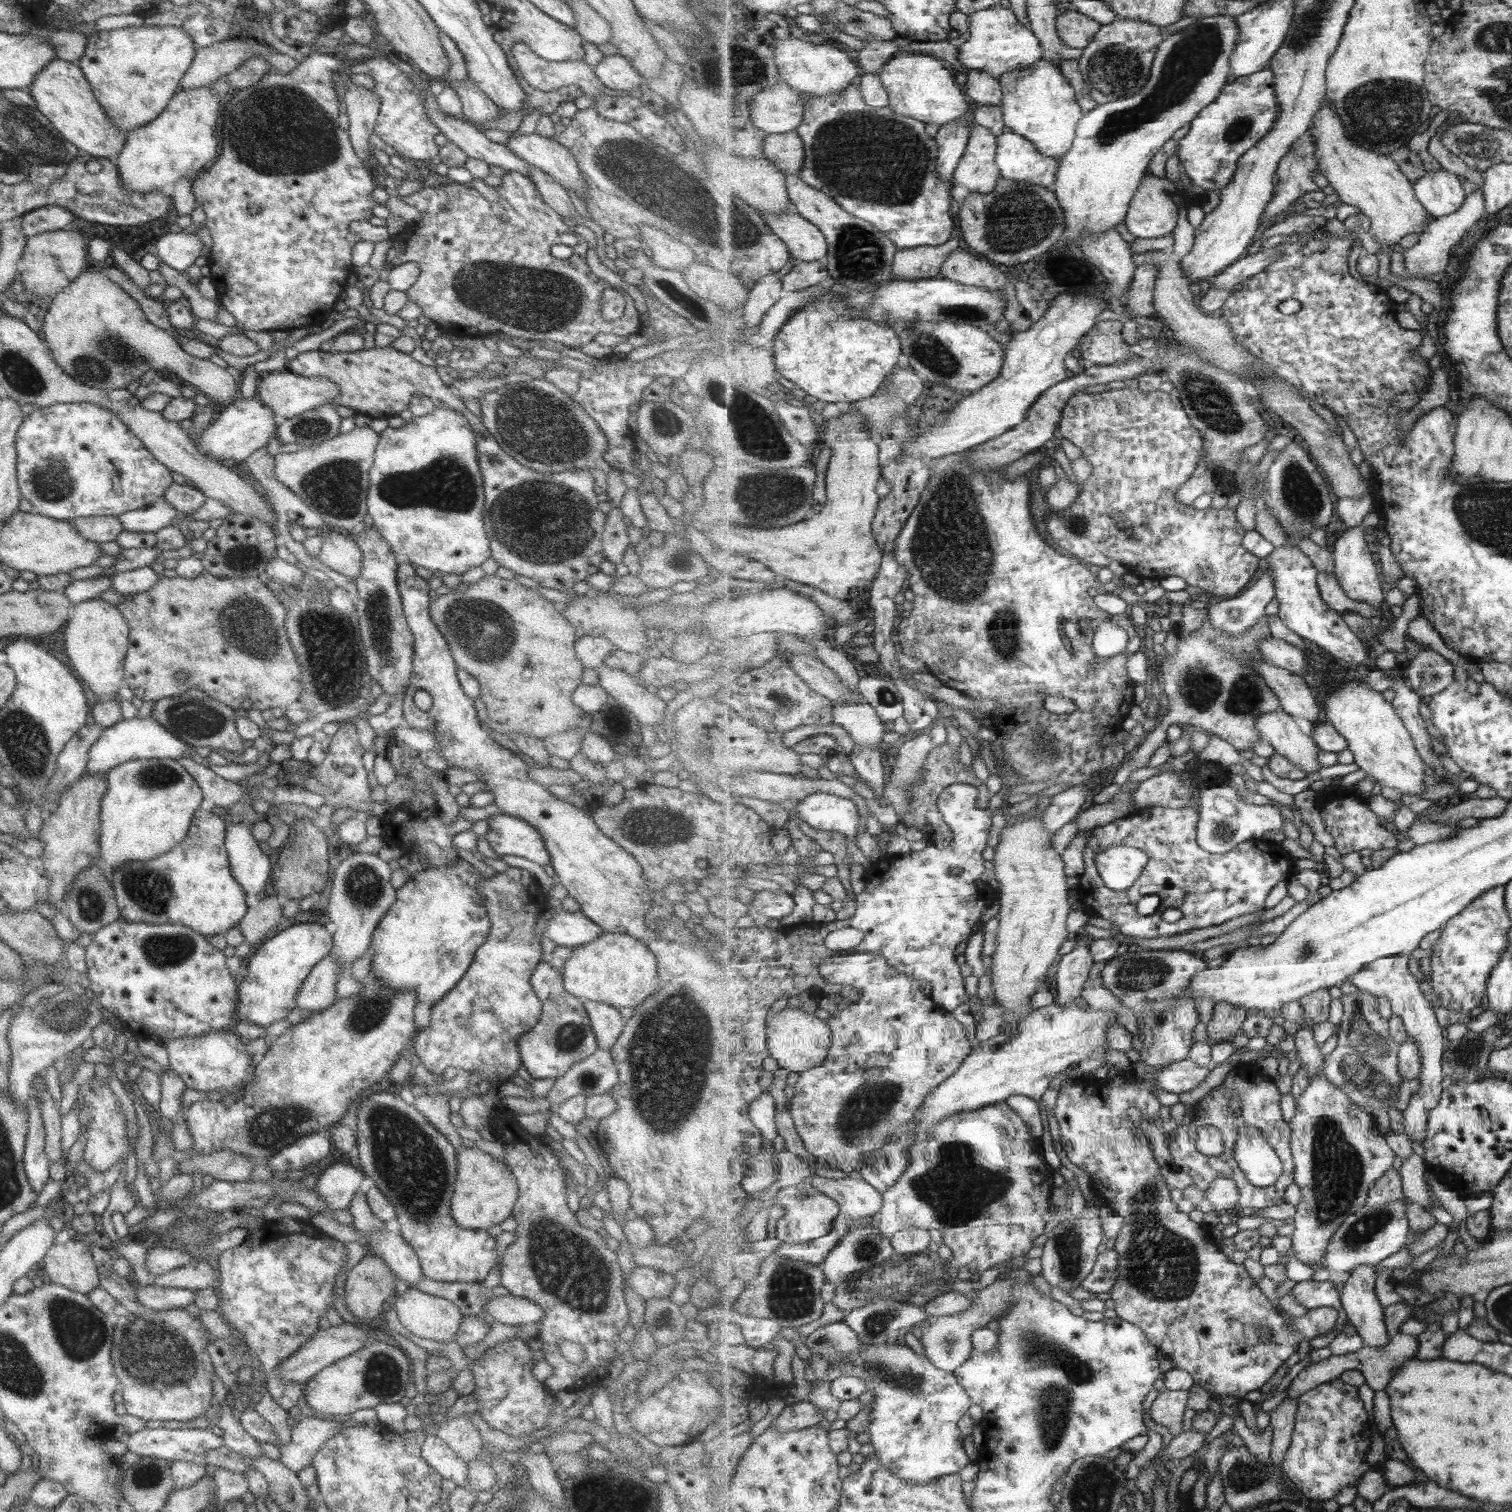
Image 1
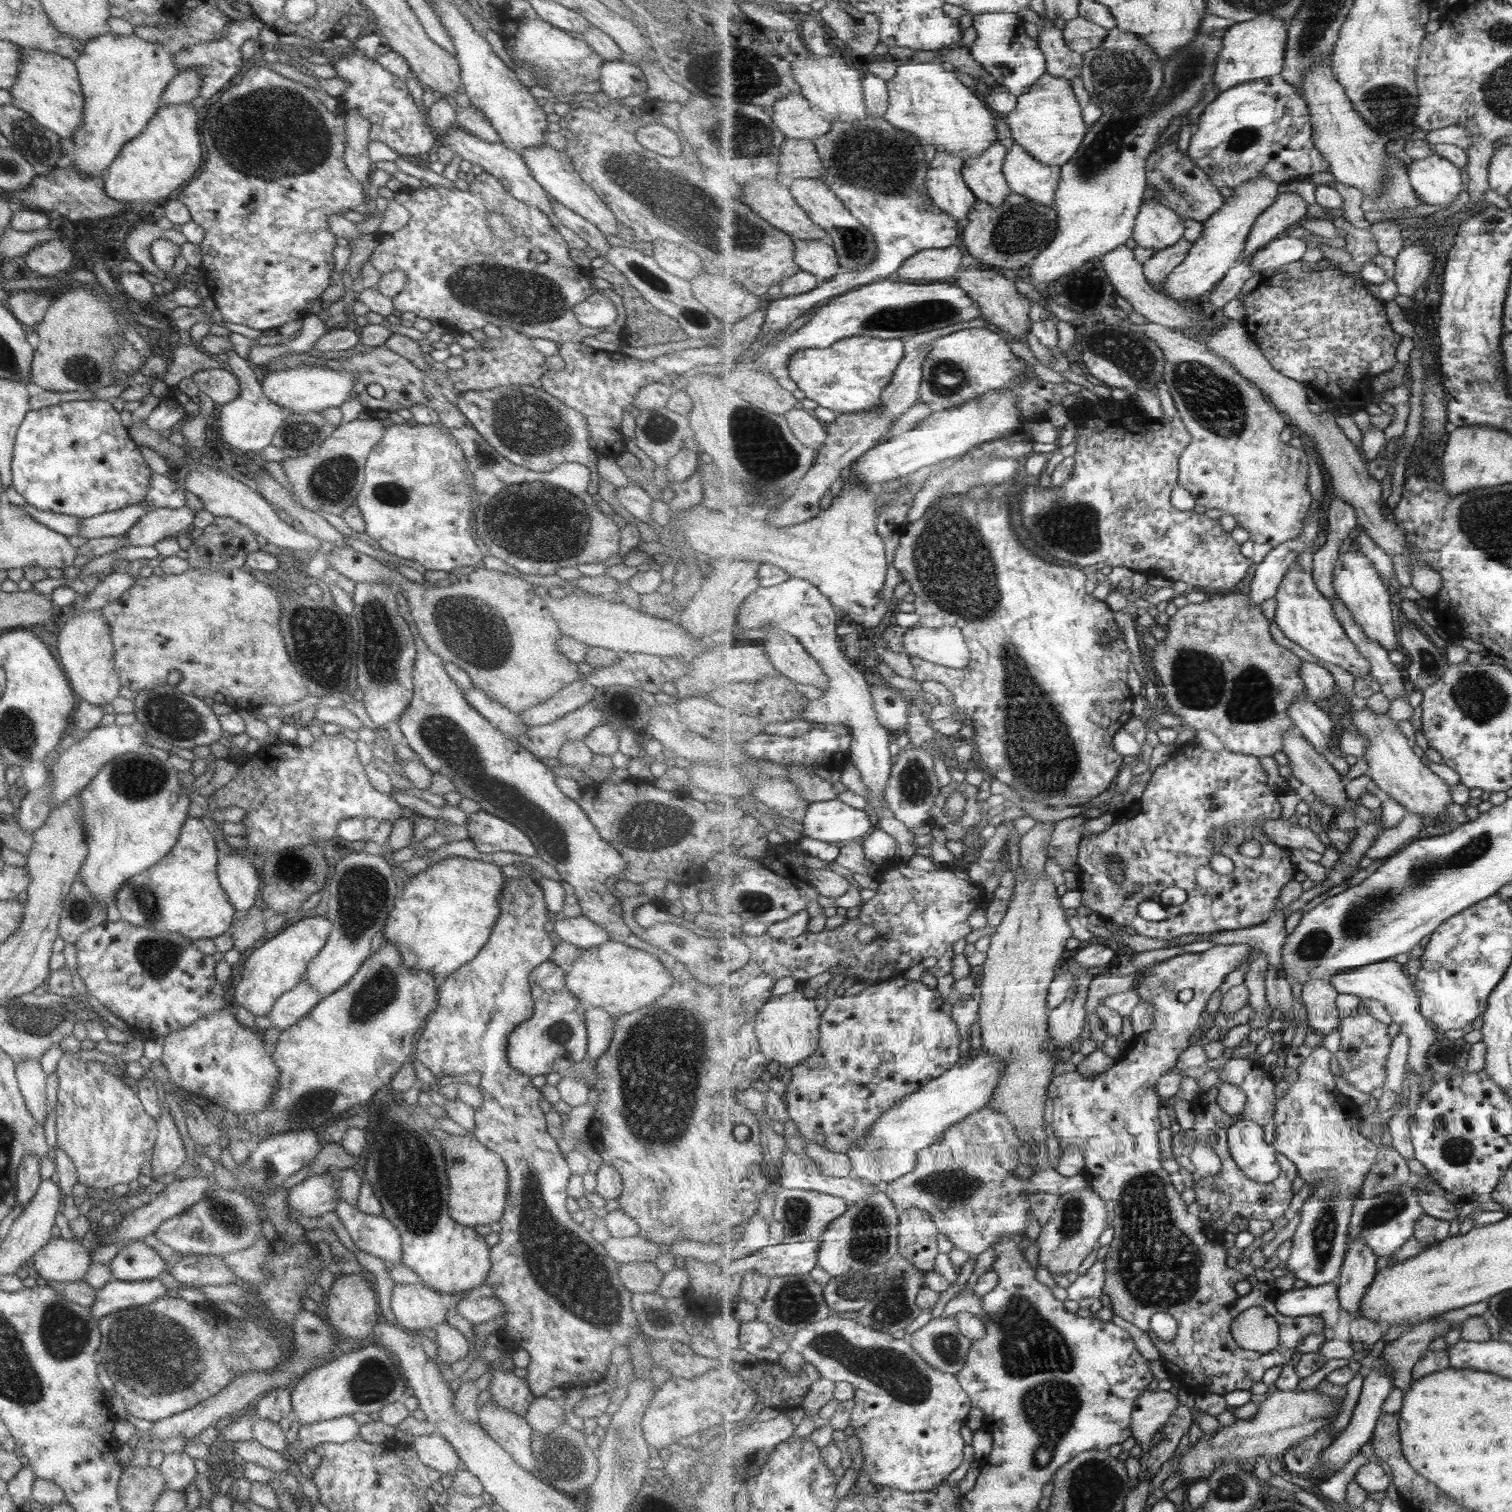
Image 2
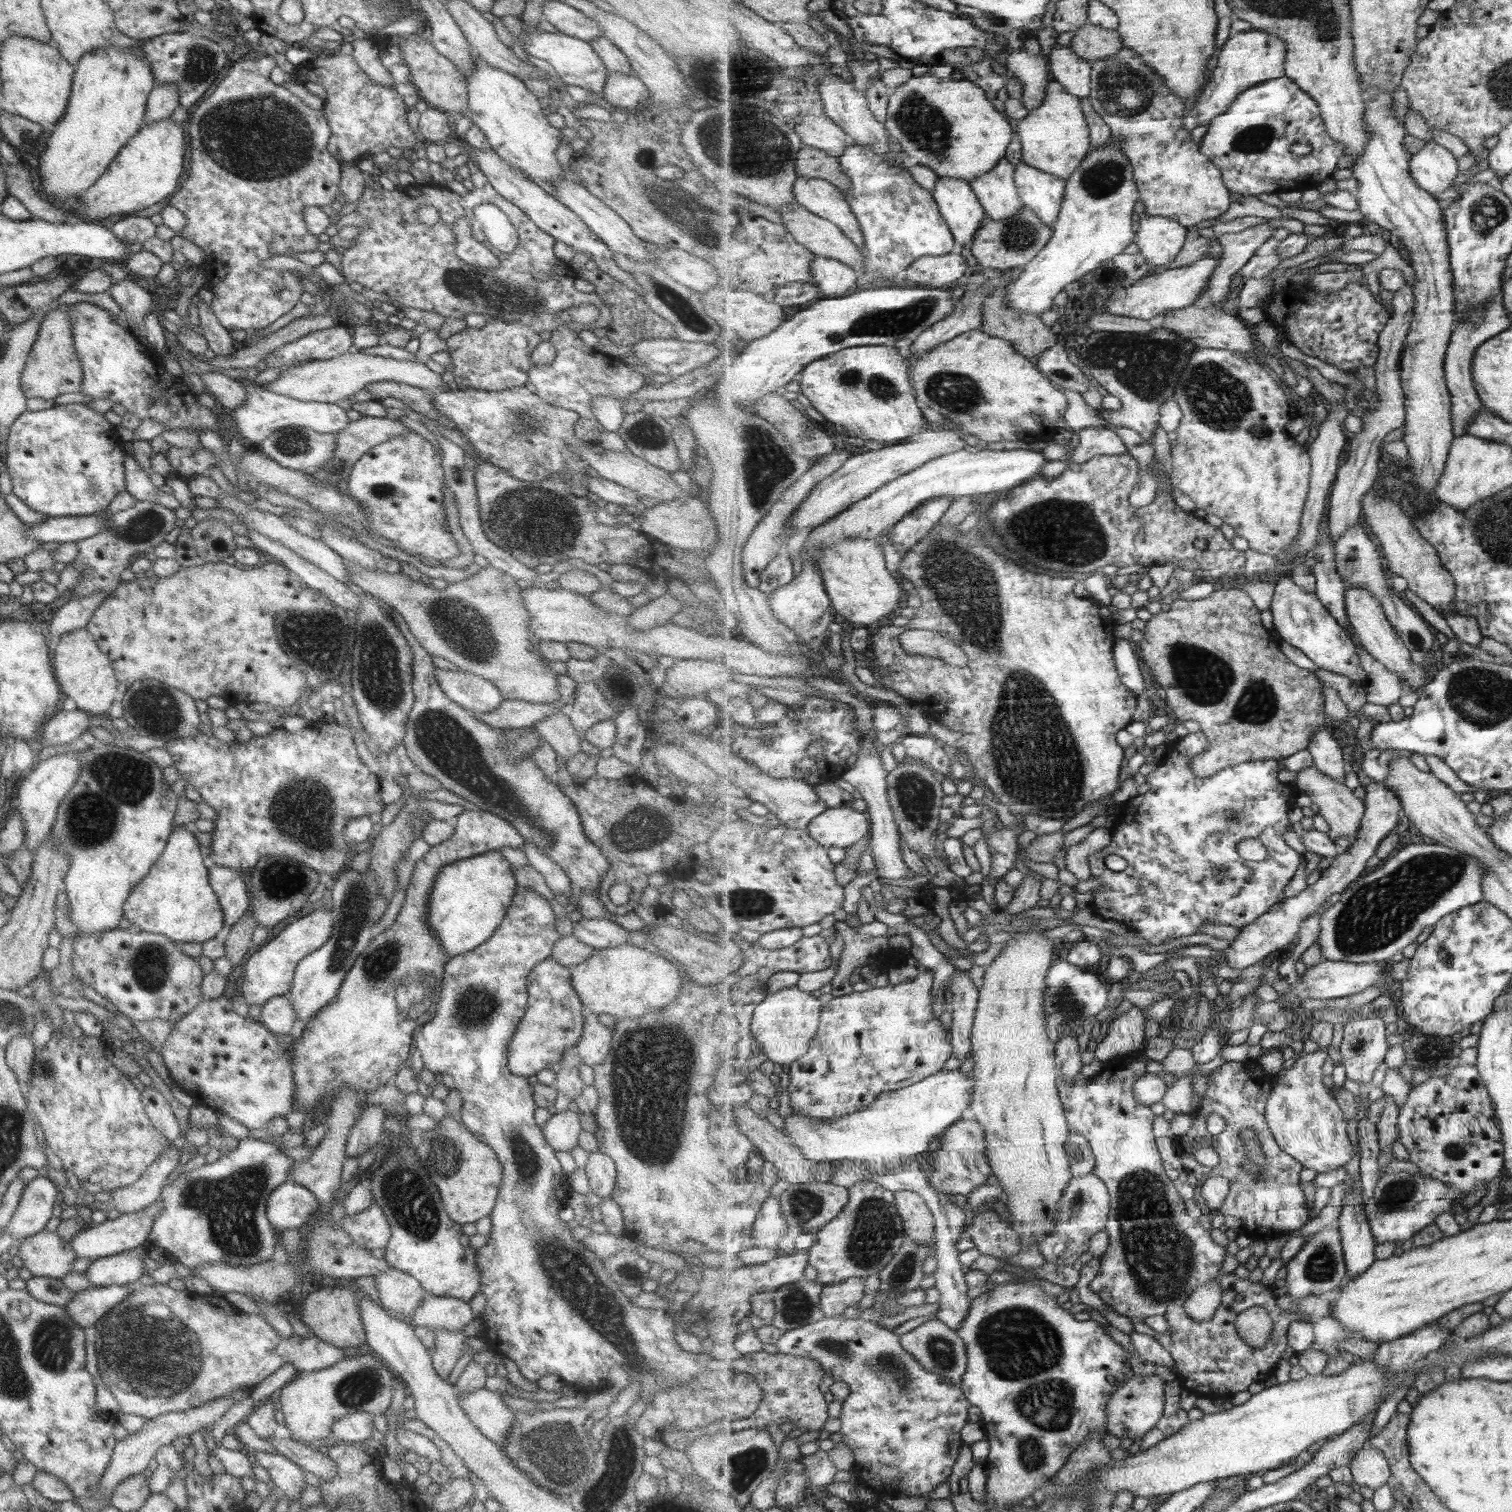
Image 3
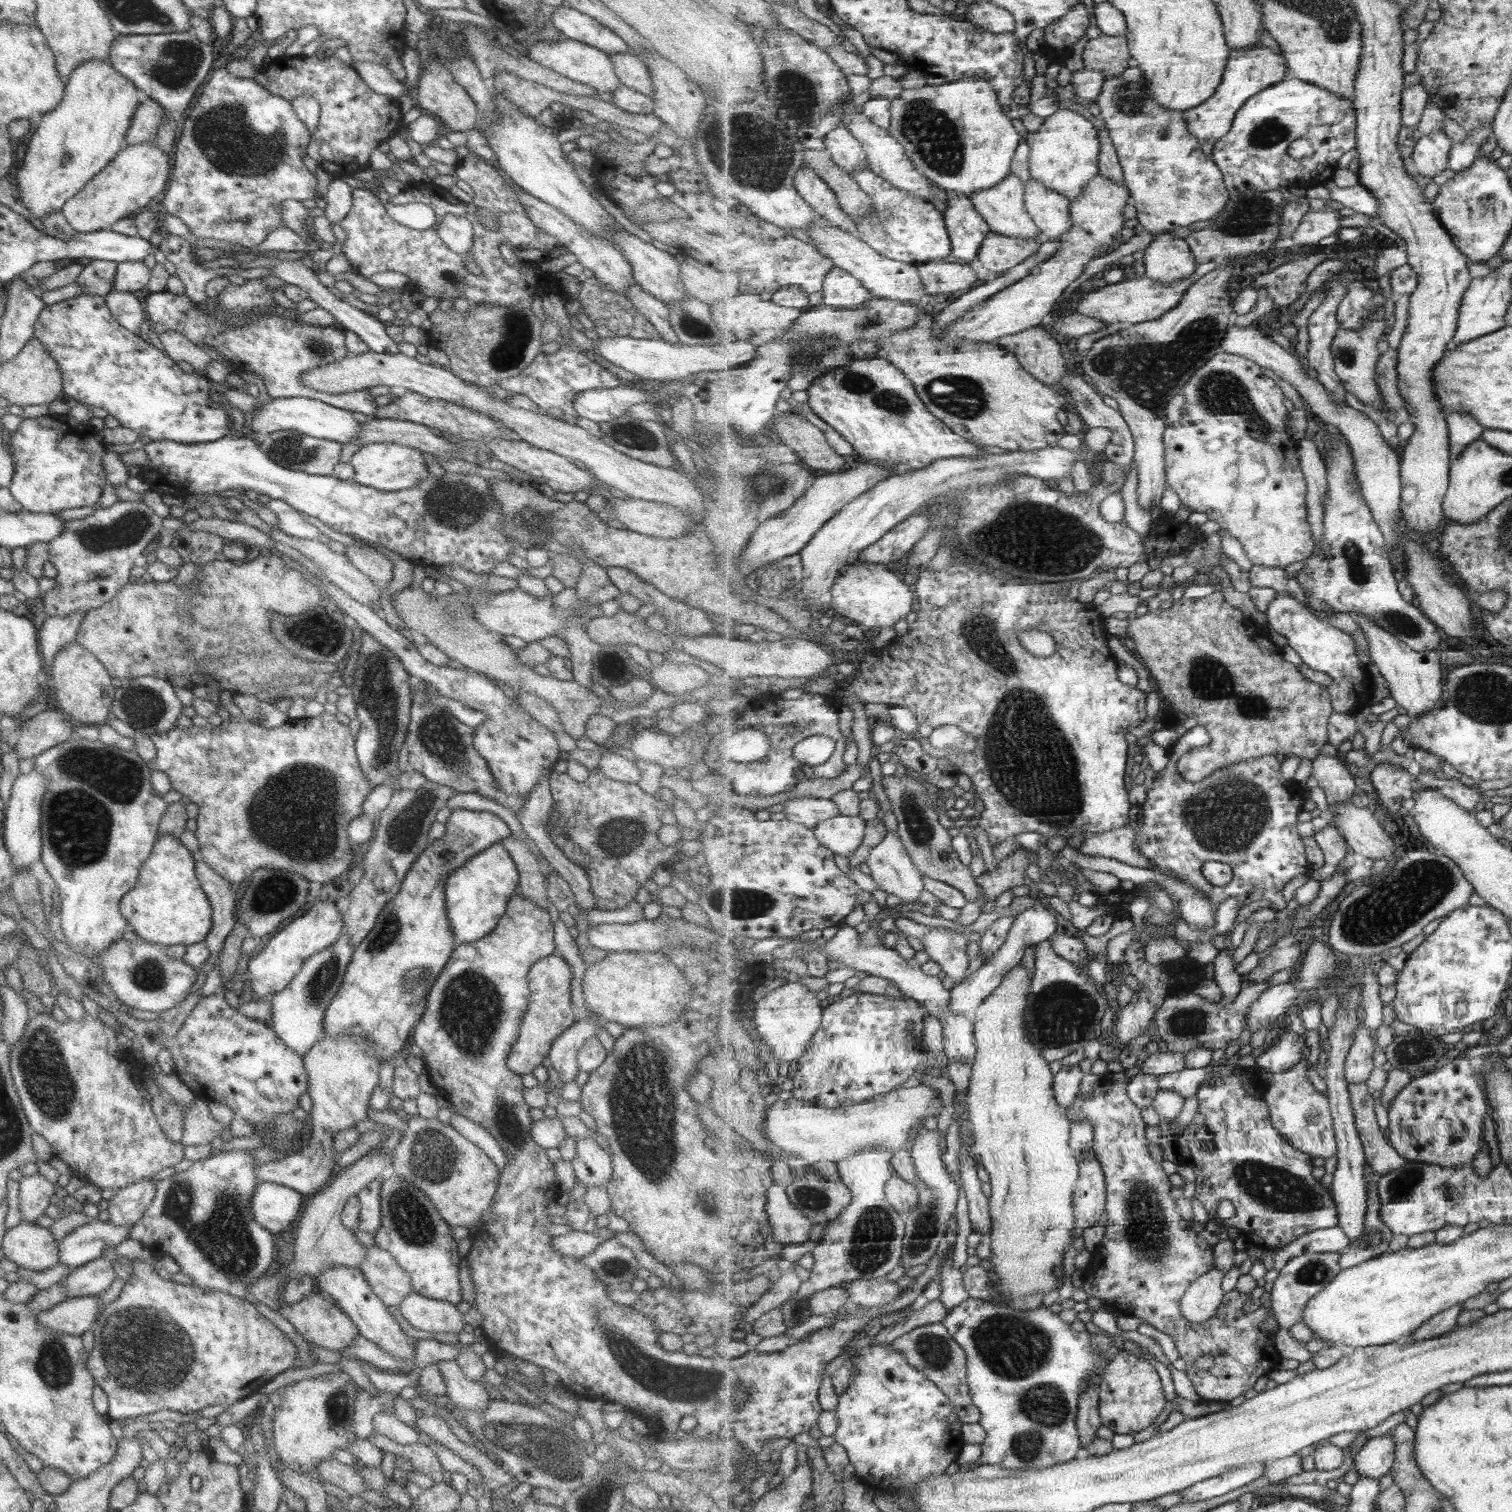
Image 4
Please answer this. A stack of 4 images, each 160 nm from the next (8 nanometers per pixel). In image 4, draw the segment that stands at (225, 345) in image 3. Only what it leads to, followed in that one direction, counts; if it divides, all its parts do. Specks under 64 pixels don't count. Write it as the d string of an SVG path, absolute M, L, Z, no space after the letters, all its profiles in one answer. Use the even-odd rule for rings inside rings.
M162 231L161 241L156 250L159 250L167 262L173 264L175 276L185 287L184 294L195 303L208 303L210 299L204 292L204 287L211 279L222 275L236 275L243 280L255 280L269 277L271 273L265 268L251 268L246 270L232 268L201 268L193 256L193 249L186 240Z

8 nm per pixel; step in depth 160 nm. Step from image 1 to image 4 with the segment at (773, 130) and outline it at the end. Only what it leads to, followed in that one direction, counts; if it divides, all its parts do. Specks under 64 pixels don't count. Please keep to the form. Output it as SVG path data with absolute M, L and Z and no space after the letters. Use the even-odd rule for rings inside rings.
M841 125L839 128L828 132L828 135L825 135L824 143L826 144L826 150L832 154L831 158L848 173L853 173L861 167L867 167L863 143L854 134L851 134L847 127Z

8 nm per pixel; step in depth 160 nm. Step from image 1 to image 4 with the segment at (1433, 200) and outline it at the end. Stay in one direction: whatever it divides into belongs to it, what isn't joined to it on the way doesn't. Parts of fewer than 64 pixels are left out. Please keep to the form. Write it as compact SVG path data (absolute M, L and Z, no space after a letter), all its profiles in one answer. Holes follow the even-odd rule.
M1443 130L1422 135L1414 153L1410 156L1410 162L1421 175L1428 179L1435 178L1450 168L1450 152L1453 143Z

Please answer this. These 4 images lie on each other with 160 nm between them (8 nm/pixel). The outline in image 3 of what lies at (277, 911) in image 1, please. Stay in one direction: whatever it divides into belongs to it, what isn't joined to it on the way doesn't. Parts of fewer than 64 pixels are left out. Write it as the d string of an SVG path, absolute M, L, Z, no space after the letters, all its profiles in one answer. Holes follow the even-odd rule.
M245 913L230 926L229 932L224 938L224 957L233 965L239 964L241 958L247 954L251 942L251 933L257 926L256 920L251 914Z

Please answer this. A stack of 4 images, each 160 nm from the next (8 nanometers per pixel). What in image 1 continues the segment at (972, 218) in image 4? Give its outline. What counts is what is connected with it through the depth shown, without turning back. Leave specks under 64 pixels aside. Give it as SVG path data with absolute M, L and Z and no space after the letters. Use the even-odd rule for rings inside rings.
M973 111L958 121L943 125L935 136L938 141L938 171L951 188L955 185L955 169L967 152L972 124L974 124Z

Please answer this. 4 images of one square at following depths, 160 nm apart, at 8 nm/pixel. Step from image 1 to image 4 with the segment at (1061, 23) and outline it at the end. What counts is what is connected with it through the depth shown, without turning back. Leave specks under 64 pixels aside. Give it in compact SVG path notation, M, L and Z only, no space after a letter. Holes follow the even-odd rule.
M1100 34L1093 40L1086 40L1082 50L1083 64L1090 69L1107 75L1122 75L1133 62L1130 41L1127 36Z

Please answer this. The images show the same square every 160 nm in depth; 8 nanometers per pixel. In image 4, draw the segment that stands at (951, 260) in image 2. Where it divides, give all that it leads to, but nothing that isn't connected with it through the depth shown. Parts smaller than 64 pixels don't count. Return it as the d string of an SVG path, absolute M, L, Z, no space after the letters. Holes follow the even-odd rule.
M937 262L918 264L923 278L927 298L936 294L954 293L959 290L970 291L979 280L974 264L953 264L953 262Z

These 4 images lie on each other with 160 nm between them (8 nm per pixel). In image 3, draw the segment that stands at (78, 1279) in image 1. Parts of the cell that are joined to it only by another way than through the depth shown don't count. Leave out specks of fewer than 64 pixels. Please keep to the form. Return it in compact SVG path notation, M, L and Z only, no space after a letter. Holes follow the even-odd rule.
M44 1230L19 1241L16 1256L32 1277L59 1280L69 1273L71 1263L76 1260L67 1241Z

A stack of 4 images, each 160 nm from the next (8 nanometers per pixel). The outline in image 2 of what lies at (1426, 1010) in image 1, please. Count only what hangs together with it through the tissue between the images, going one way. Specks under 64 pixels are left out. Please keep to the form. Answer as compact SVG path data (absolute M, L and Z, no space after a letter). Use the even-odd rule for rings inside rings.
M1394 959L1368 964L1351 971L1342 972L1330 979L1332 985L1339 994L1351 994L1359 998L1368 998L1379 1001L1383 1004L1395 1024L1399 1026L1399 1032L1404 1032L1410 1038L1410 1051L1408 1054L1408 1068L1420 1074L1420 1093L1428 1094L1437 1084L1434 1077L1434 1070L1428 1059L1431 1047L1438 1043L1441 1035L1434 1022L1431 1022L1422 1011L1421 1000L1417 996L1417 989L1405 964L1399 964Z

